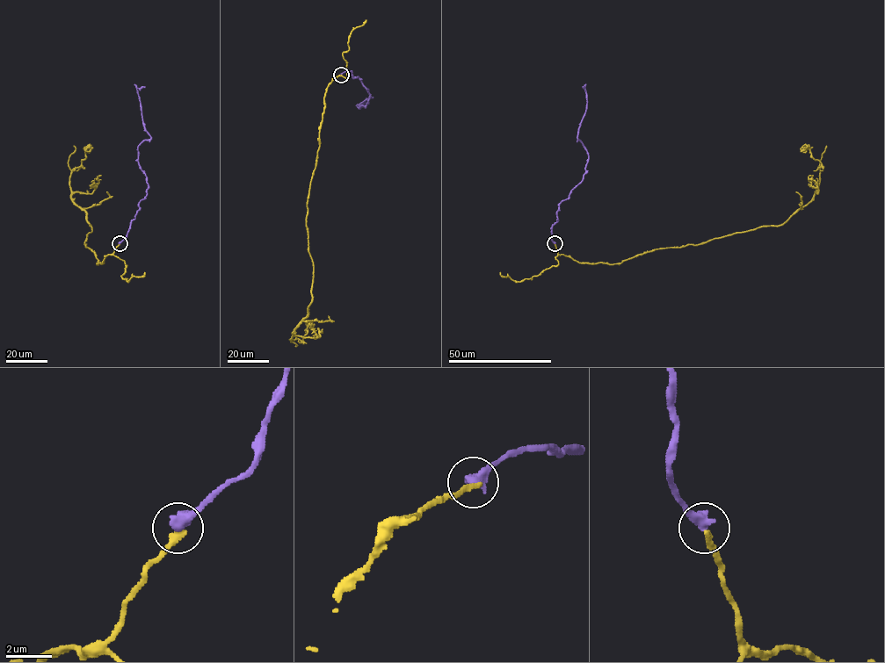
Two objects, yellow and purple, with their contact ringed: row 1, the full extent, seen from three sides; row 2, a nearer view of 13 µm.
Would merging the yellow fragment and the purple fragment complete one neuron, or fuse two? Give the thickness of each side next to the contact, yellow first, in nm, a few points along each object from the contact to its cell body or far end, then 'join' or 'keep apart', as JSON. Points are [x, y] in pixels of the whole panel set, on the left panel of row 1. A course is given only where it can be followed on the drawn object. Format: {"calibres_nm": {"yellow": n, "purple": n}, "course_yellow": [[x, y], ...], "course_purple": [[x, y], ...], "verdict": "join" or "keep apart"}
{"calibres_nm": {"yellow": 260, "purple": 550}, "course_yellow": [[119, 243], [97, 264], [84, 244], [91, 227], [71, 199], [70, 176], [85, 158], [85, 147], [90, 149]], "course_purple": [[119, 243], [126, 238], [148, 184], [138, 162], [138, 147], [150, 138], [143, 123], [136, 89], [145, 86]], "verdict": "keep apart"}

